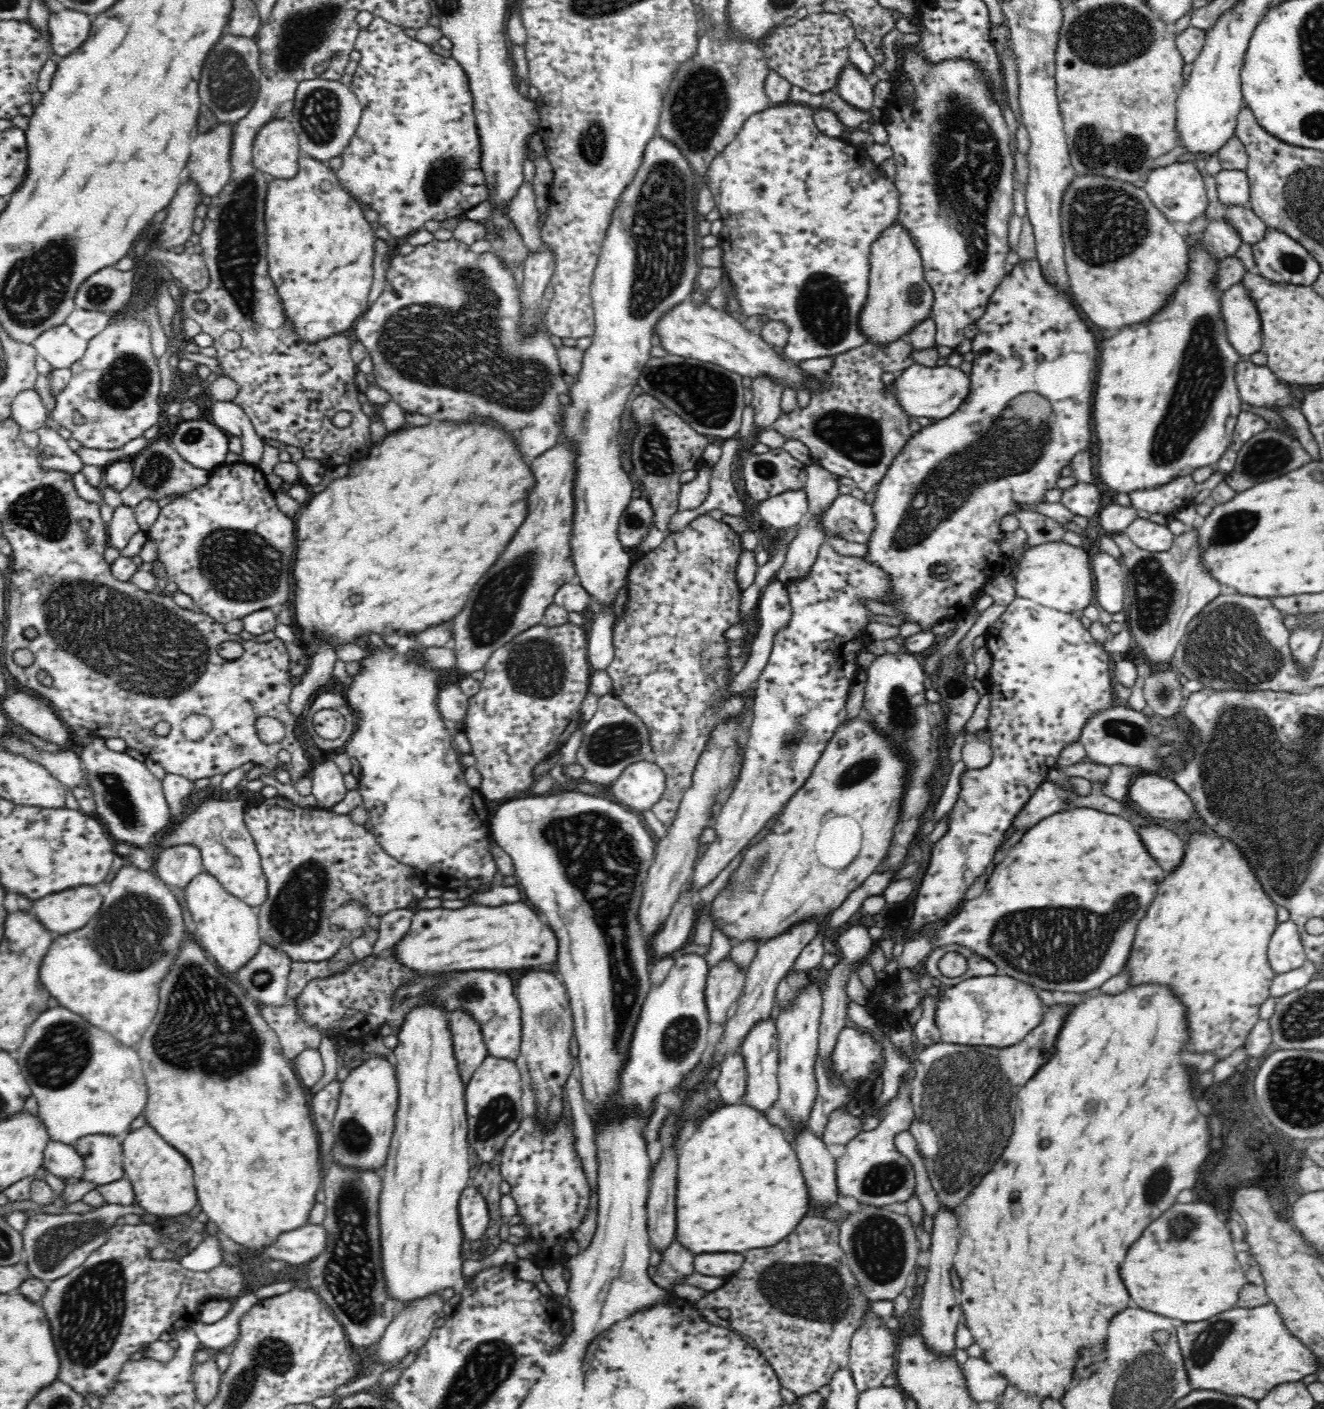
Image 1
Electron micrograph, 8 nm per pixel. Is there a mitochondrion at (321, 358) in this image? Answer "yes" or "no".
no

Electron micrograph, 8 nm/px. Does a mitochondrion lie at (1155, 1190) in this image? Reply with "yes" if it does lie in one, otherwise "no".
yes

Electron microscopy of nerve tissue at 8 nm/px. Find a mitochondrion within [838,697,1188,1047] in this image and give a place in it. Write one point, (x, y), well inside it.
(1036, 942)

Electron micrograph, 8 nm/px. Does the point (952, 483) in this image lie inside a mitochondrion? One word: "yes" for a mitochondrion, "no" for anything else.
yes

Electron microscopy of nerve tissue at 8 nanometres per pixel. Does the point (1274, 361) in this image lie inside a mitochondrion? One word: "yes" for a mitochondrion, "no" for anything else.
no

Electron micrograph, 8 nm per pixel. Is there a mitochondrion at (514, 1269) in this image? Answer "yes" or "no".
no

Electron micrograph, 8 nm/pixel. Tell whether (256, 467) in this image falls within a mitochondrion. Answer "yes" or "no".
no

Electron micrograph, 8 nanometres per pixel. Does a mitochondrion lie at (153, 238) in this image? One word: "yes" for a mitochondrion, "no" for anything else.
no

